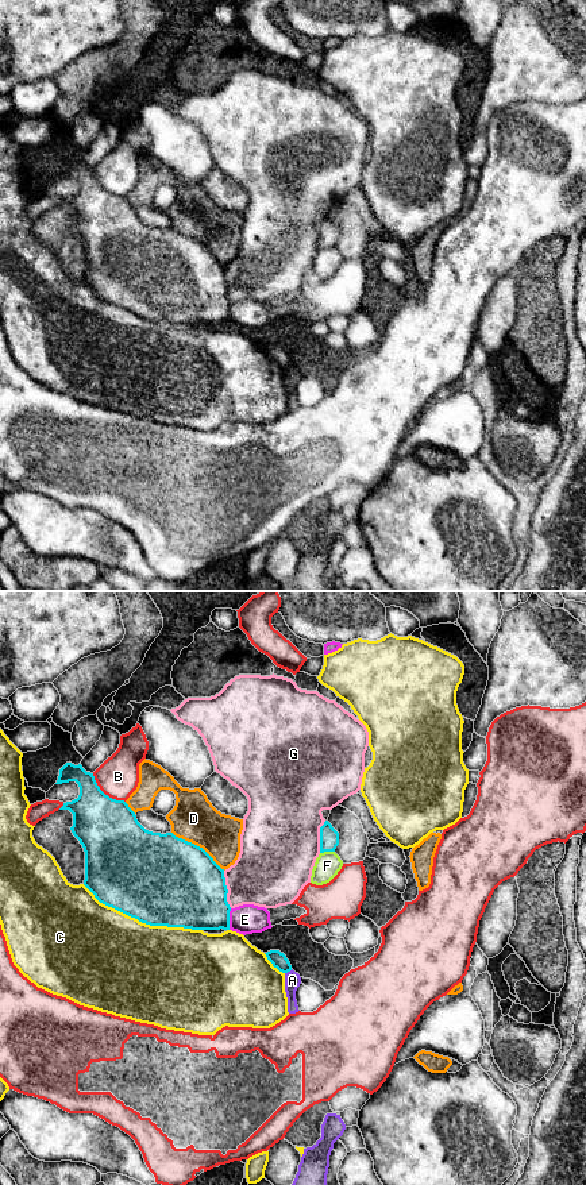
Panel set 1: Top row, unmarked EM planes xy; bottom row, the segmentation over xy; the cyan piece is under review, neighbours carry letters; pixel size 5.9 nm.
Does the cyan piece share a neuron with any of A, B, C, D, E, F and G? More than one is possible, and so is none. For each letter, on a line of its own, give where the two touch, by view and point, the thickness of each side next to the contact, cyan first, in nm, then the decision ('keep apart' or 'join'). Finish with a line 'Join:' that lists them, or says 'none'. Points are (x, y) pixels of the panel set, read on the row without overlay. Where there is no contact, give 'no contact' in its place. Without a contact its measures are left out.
A: xy (288, 366) | 90/100 nm | keep apart
B: xy (104, 189) | 360/240 nm | keep apart
C: xy (142, 317) | 500/500 nm | keep apart
D: xy (199, 242) | 500/280 nm | keep apart
E: xy (228, 315) | 380/180 nm | keep apart
F: xy (327, 246) | 110/150 nm | keep apart
G: xy (227, 285) | 460/380 nm | keep apart
Join: none

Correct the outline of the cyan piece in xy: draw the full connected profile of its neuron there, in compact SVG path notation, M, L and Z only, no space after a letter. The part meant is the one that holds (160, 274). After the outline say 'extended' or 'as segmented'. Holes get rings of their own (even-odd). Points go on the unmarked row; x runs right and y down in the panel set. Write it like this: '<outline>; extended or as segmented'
M81 159L59 165L55 180L69 177L78 180L80 190L59 205L73 209L70 225L85 247L84 281L100 298L150 321L230 325L224 265L203 243L173 228L146 225L128 200L105 190Z; as segmented

